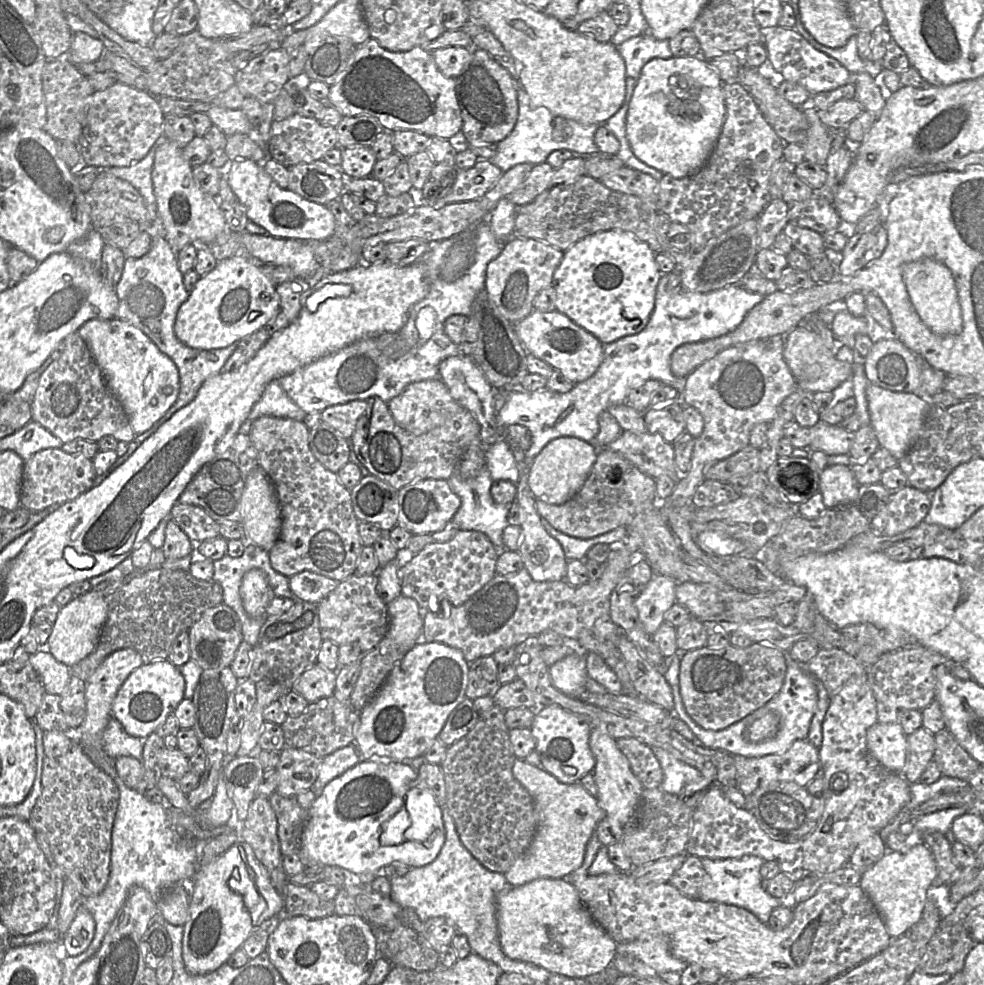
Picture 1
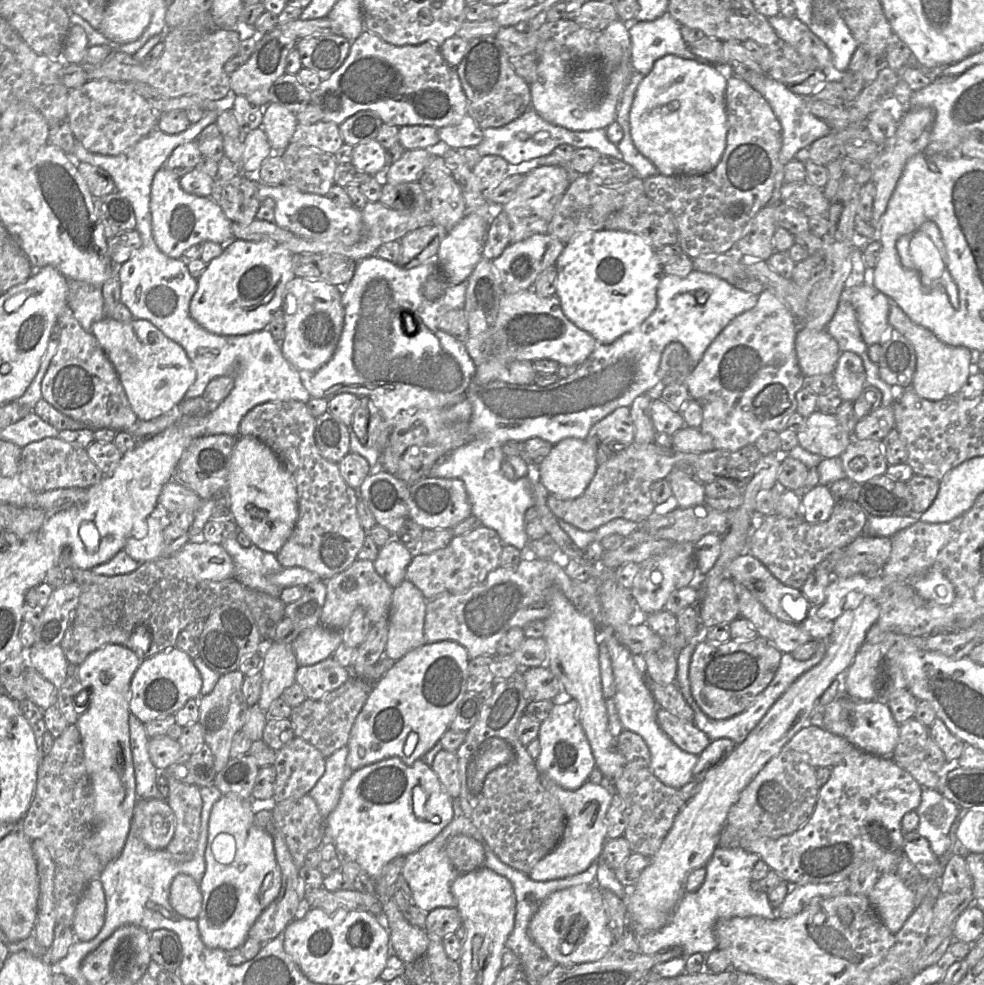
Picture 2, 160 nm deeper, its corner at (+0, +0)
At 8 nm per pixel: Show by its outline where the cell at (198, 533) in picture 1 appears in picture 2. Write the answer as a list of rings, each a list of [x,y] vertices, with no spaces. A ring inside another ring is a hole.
[[[171,479],[164,484],[158,503],[160,509],[167,513],[183,510],[195,513],[201,505],[201,498],[190,489]]]

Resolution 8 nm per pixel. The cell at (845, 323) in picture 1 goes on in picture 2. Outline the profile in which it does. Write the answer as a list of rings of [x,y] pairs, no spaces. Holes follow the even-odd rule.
[[[867,267],[865,283],[845,288],[842,300],[849,300],[857,314],[862,338],[867,346],[882,345],[894,330],[888,322],[891,300],[873,286],[873,269]]]

